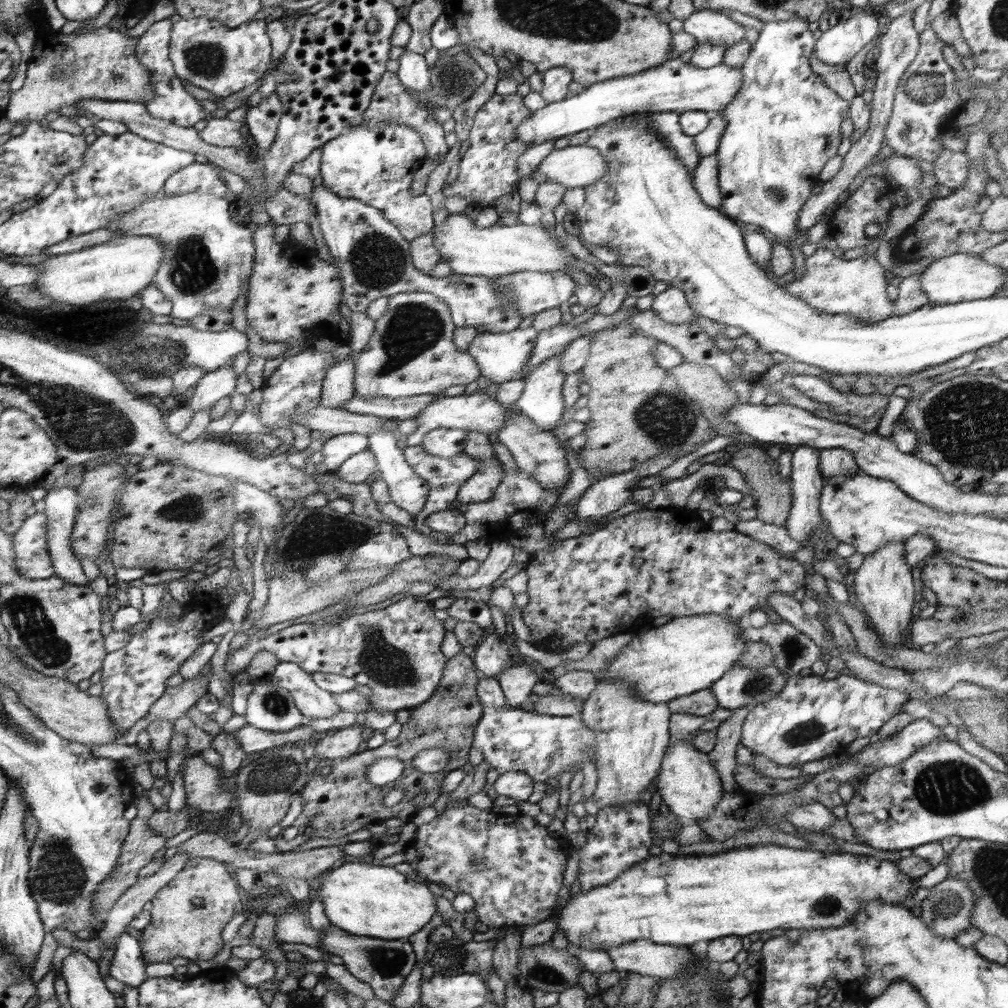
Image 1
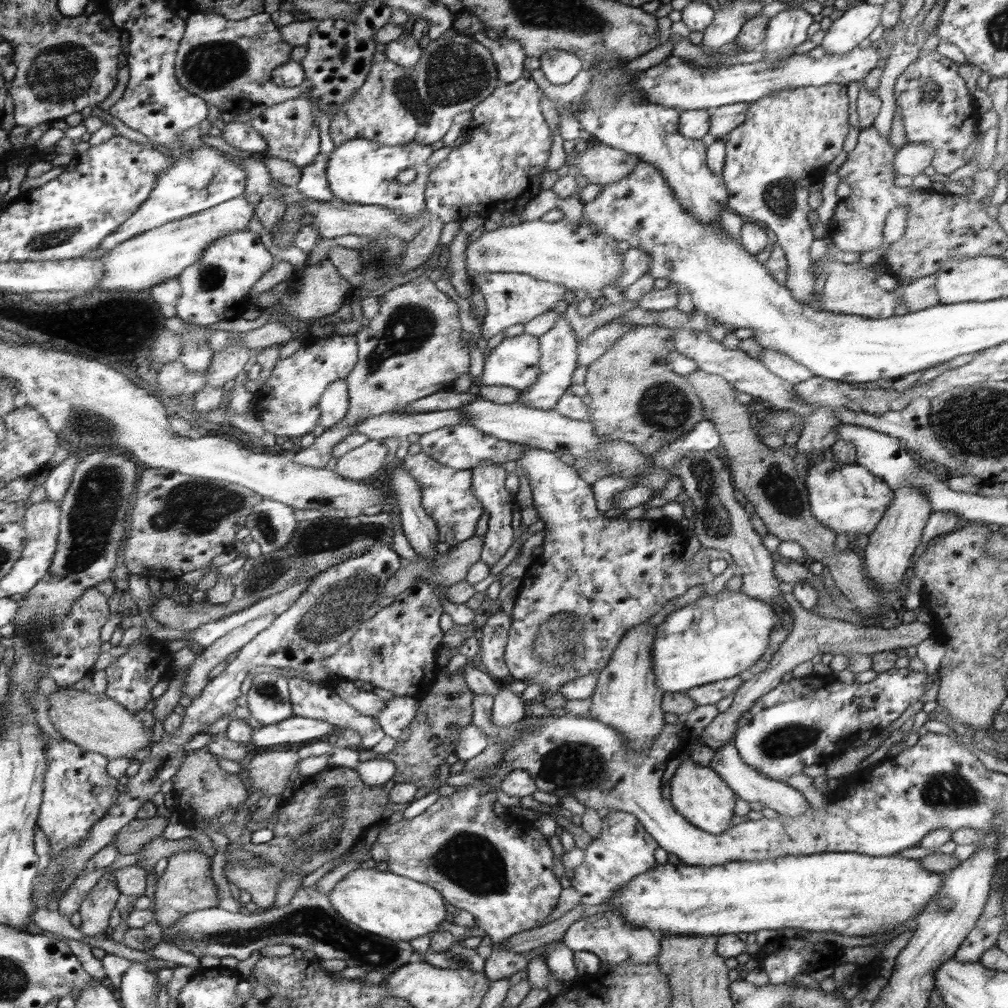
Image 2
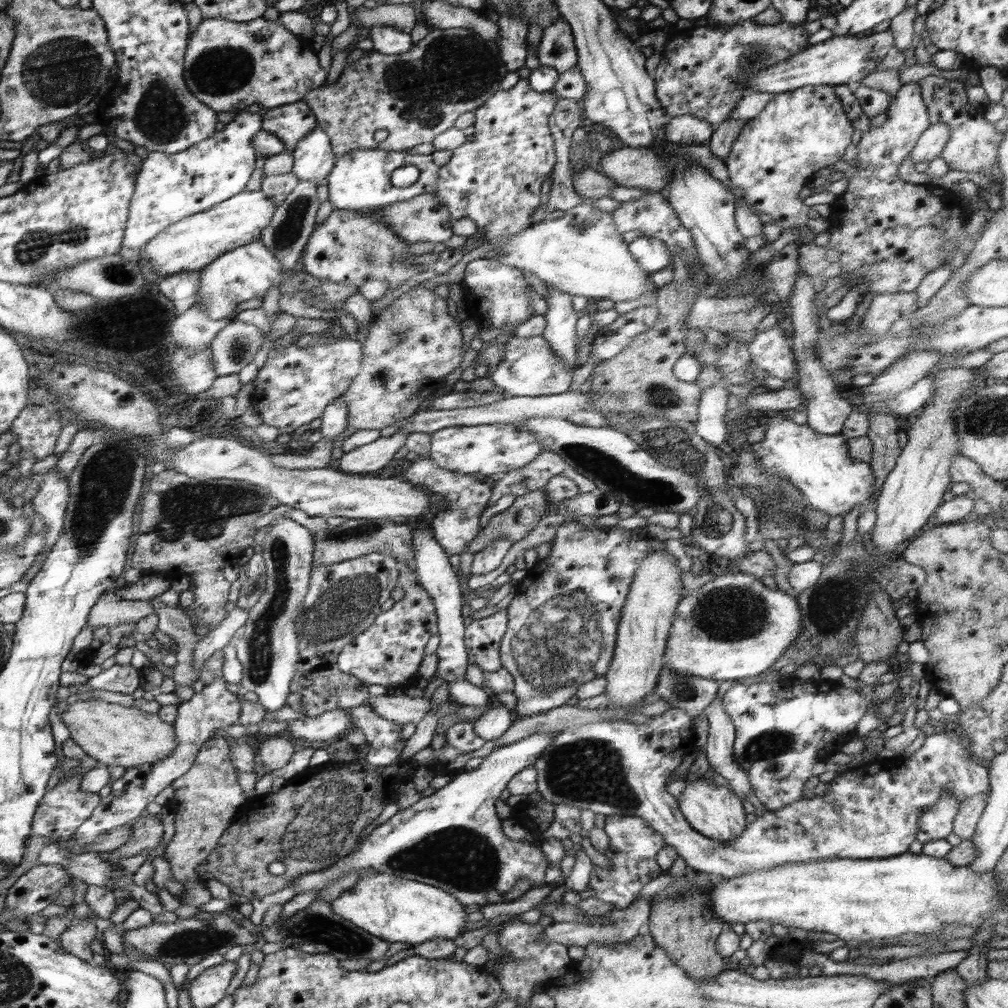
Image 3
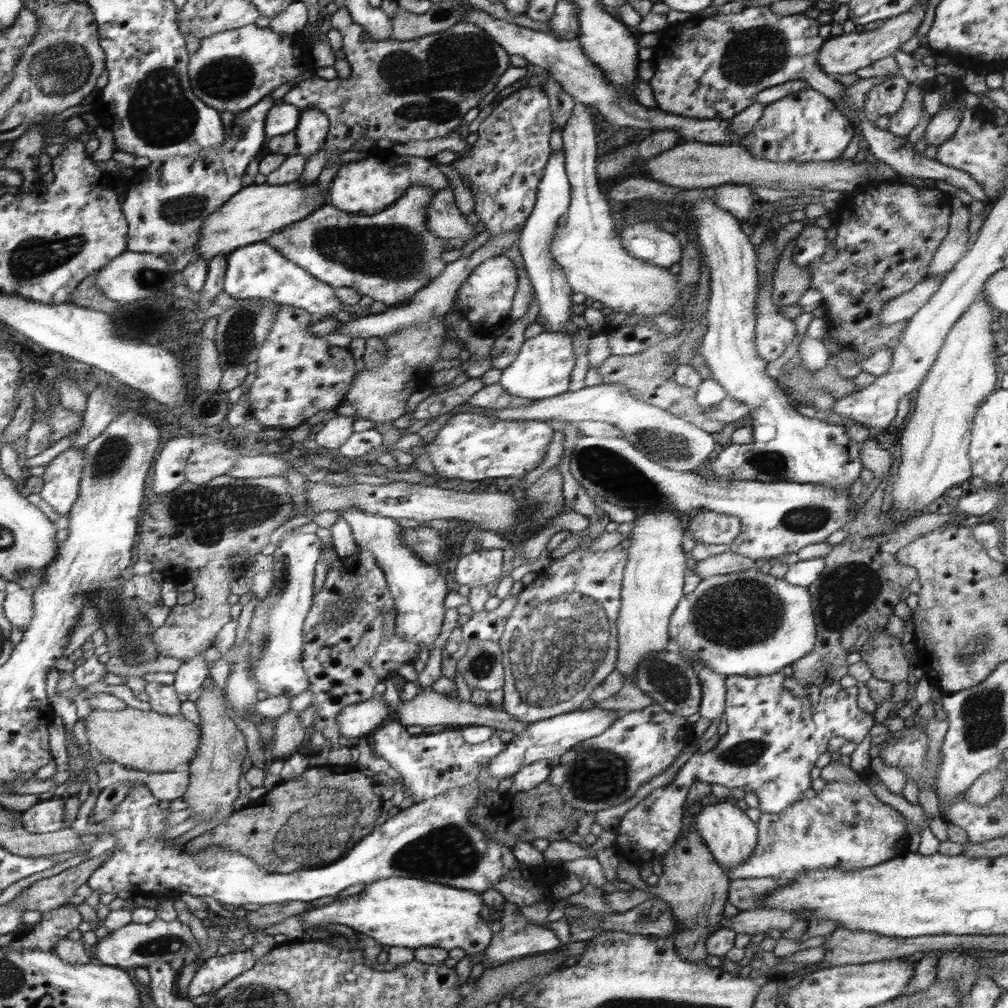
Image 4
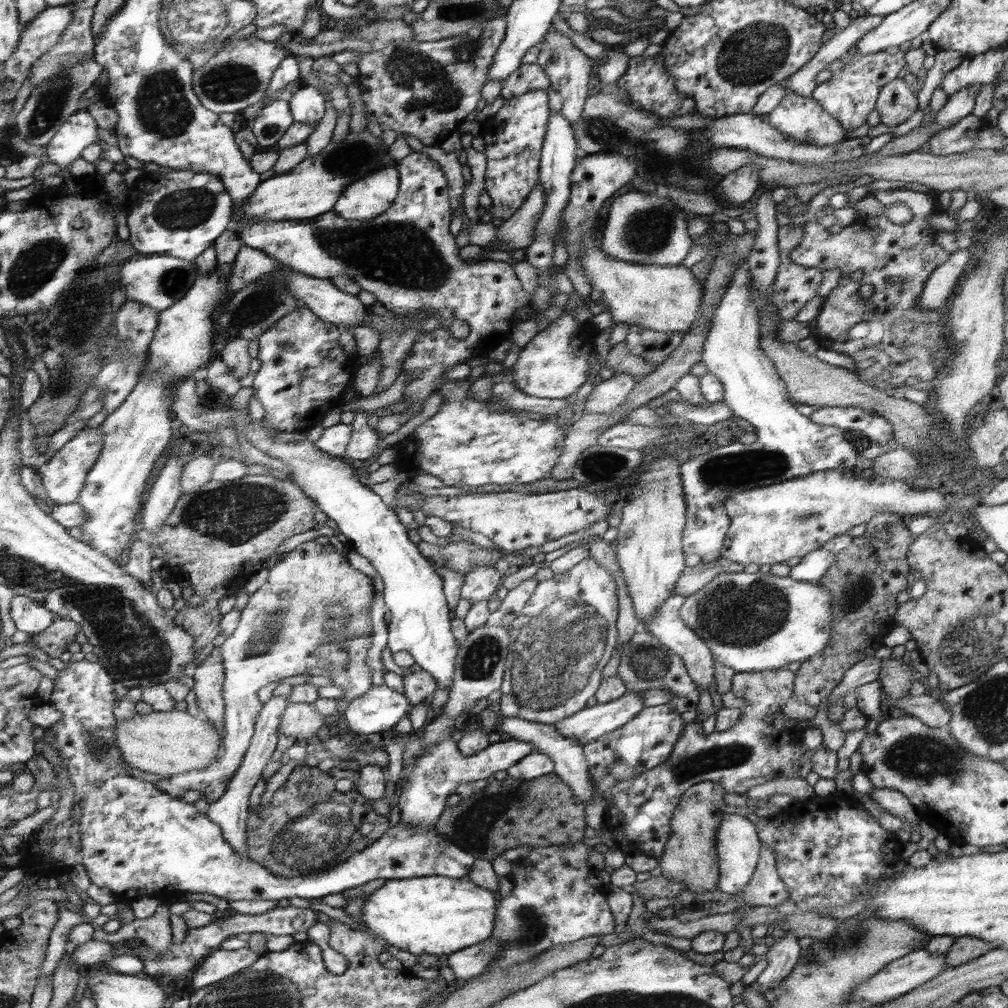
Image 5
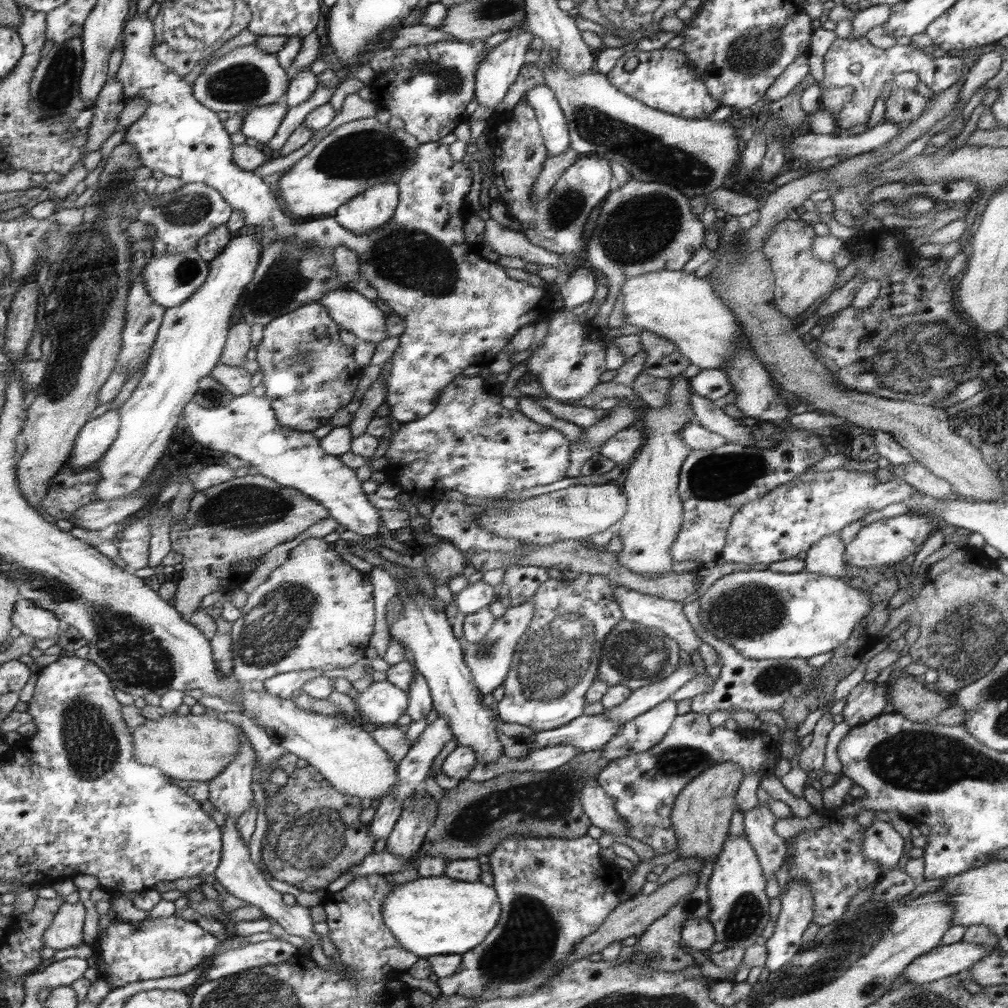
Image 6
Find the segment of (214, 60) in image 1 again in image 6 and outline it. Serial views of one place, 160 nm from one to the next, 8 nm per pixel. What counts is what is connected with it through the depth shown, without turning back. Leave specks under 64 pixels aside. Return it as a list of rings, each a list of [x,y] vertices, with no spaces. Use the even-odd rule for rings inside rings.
[[[253,44],[237,47],[222,57],[216,59],[213,64],[205,67],[201,75],[194,81],[194,94],[199,103],[205,104],[210,110],[229,112],[230,114],[249,111],[260,106],[276,104],[285,98],[288,92],[290,75],[283,67],[277,55],[264,51]]]

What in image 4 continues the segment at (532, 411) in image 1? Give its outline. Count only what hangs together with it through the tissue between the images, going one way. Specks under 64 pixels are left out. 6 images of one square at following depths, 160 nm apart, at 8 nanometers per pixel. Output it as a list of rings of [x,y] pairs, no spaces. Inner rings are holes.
[[[563,149],[551,151],[547,158],[546,166],[543,166],[542,178],[538,183],[538,195],[535,195],[535,206],[527,216],[527,223],[523,224],[519,232],[518,246],[522,253],[524,269],[535,290],[535,299],[540,307],[540,315],[546,320],[548,332],[554,334],[566,334],[565,325],[572,316],[574,304],[574,292],[566,282],[566,276],[562,274],[560,266],[550,256],[550,243],[556,235],[558,219],[566,214],[571,202],[571,184],[566,174]]]

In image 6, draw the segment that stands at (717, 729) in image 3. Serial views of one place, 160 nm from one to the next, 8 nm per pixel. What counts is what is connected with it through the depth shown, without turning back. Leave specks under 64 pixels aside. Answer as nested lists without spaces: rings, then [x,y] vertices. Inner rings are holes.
[[[620,586],[613,590],[613,598],[621,606],[624,619],[658,628],[688,654],[699,648],[702,639],[694,633],[694,628],[682,611],[681,602],[664,600]]]

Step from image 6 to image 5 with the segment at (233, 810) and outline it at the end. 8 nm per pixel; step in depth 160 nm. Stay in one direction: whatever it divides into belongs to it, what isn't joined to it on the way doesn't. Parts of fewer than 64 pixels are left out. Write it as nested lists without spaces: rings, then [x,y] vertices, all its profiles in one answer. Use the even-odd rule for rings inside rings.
[[[307,541],[284,554],[280,562],[269,568],[266,582],[249,596],[234,633],[219,646],[224,665],[222,697],[225,703],[225,734],[220,756],[204,770],[161,776],[155,785],[178,797],[188,790],[199,790],[209,804],[220,800],[250,747],[255,723],[263,708],[258,691],[272,682],[303,675],[310,669],[324,669],[329,664],[334,669],[344,666],[349,658],[346,650],[338,641],[327,641],[333,634],[325,628],[327,608],[343,603],[349,612],[345,622],[347,634],[373,634],[367,611],[372,596],[375,590],[370,578],[352,568],[330,543]]]

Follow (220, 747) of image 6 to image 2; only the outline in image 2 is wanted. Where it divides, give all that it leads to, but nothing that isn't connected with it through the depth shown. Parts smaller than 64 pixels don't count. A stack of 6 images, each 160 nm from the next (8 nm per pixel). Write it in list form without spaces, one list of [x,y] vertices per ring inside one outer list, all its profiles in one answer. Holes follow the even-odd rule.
[[[59,686],[56,692],[48,695],[48,702],[48,718],[66,741],[76,743],[86,751],[102,754],[109,761],[119,758],[132,760],[136,752],[153,743],[153,730],[146,728],[139,717],[108,695]]]

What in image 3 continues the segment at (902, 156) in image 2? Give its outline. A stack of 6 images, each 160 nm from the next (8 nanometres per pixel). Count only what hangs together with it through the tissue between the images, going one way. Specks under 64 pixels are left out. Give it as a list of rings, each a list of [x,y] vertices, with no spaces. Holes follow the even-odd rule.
[[[944,123],[931,124],[915,142],[909,152],[912,162],[932,161],[941,156],[950,136],[950,127]]]

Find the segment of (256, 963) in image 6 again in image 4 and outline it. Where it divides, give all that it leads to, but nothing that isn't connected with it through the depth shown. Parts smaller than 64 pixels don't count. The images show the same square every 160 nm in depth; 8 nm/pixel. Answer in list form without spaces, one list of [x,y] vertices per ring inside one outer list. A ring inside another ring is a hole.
[[[251,951],[230,952],[226,956],[208,958],[200,965],[188,985],[188,998],[192,1000],[202,994],[216,992],[222,985],[235,979],[254,966],[254,956]]]

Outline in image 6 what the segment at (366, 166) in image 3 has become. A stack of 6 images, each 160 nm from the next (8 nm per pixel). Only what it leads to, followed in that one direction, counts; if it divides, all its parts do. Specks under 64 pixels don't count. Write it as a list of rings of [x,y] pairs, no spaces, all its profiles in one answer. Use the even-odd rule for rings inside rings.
[[[383,182],[352,198],[333,218],[354,235],[362,236],[386,225],[399,204],[400,187],[396,182]]]

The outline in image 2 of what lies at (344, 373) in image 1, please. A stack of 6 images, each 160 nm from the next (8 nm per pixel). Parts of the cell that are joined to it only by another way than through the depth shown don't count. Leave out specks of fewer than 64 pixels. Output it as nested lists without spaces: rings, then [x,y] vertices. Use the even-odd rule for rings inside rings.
[[[345,378],[333,382],[325,390],[325,394],[320,400],[320,409],[320,424],[326,430],[339,423],[346,416],[346,413],[349,412],[349,393]]]

